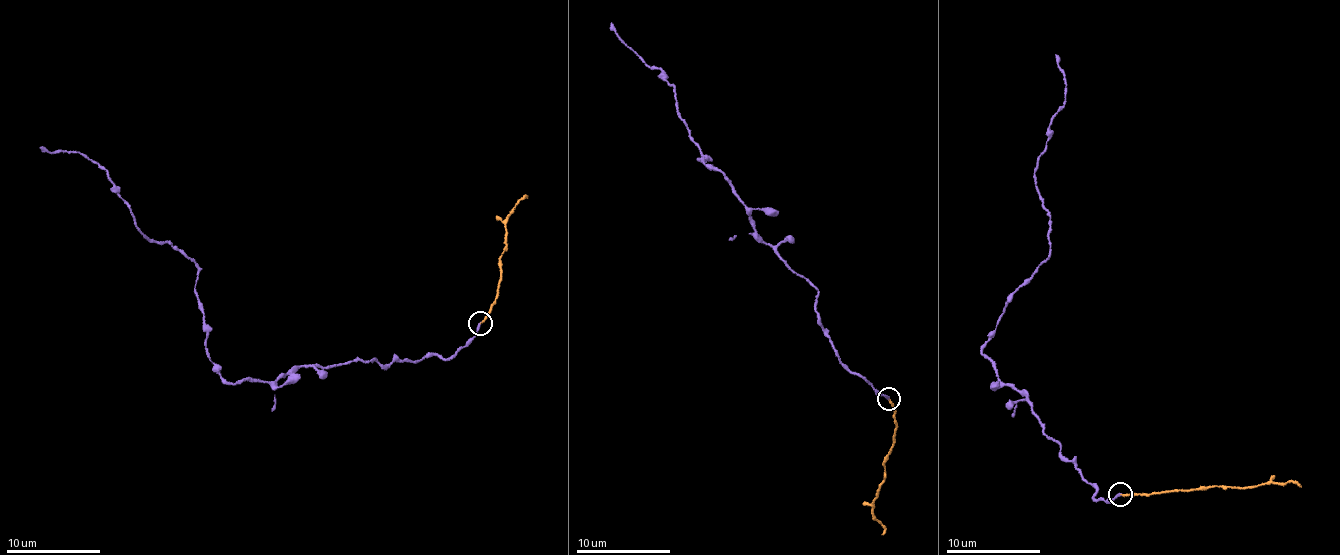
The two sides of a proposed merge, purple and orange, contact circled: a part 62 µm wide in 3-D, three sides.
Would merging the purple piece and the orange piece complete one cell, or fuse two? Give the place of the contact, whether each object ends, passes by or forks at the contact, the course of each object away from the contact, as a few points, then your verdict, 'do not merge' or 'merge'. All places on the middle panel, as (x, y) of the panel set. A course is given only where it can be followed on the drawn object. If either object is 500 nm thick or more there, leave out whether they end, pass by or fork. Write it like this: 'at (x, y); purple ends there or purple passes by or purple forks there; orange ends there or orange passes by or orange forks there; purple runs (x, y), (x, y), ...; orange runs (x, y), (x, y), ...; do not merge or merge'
at (888, 399); purple ends there; orange ends there; purple runs (889, 398), (846, 368), (817, 290), (761, 239), (709, 156), (698, 159), (676, 86), (612, 23); orange runs (889, 398), (896, 433), (883, 463), (884, 482), (873, 503), (873, 517), (883, 525), (882, 535); merge

